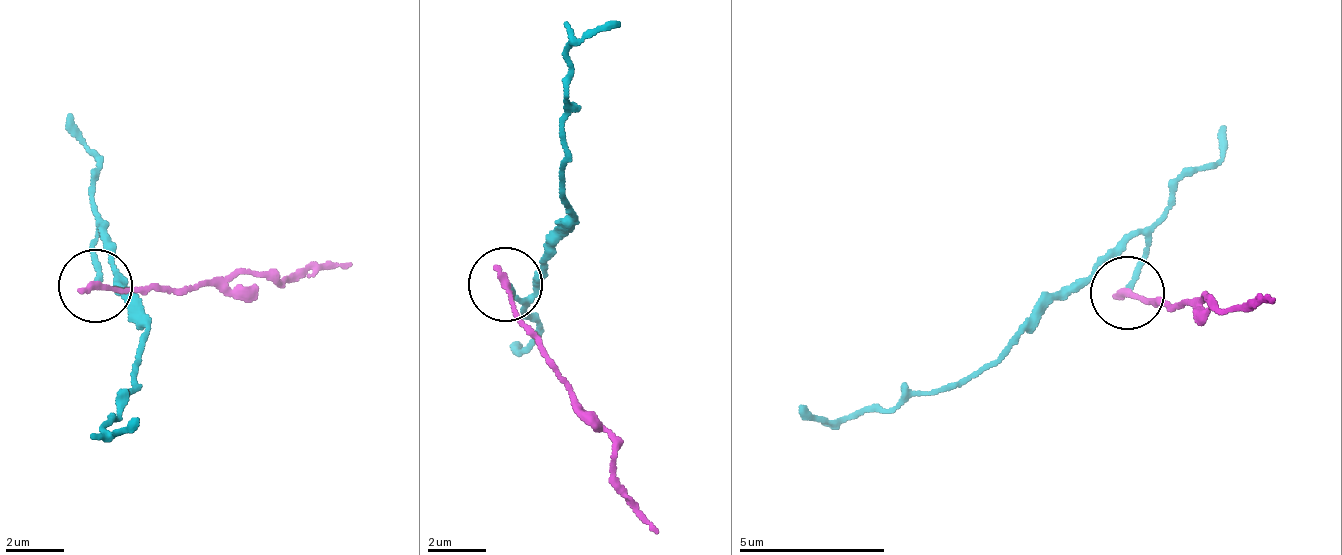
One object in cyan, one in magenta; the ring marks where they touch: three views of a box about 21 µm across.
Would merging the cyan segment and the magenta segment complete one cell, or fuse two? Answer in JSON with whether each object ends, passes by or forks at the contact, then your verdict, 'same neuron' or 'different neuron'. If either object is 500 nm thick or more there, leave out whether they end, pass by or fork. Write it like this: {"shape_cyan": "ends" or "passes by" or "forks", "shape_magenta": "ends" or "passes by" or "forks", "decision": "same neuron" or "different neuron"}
{"shape_cyan": "ends", "shape_magenta": "ends", "decision": "different neuron"}

